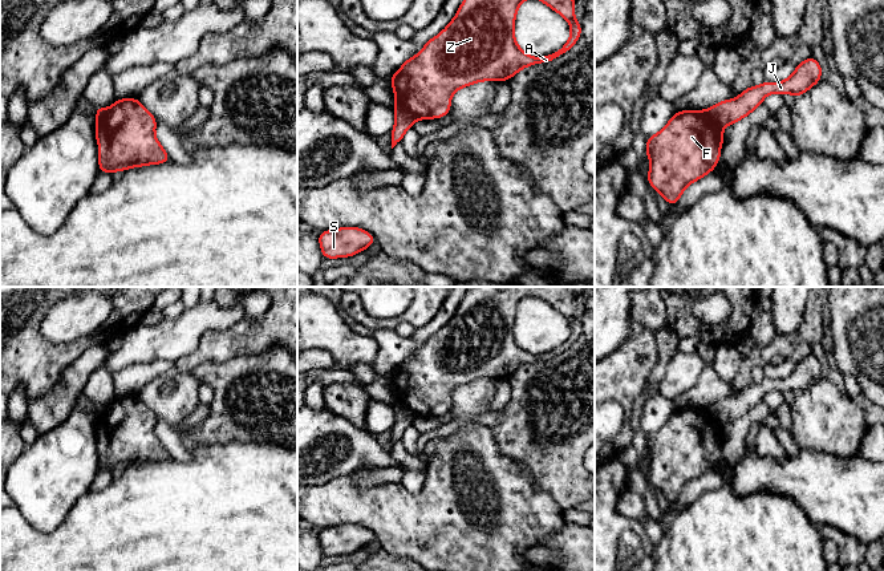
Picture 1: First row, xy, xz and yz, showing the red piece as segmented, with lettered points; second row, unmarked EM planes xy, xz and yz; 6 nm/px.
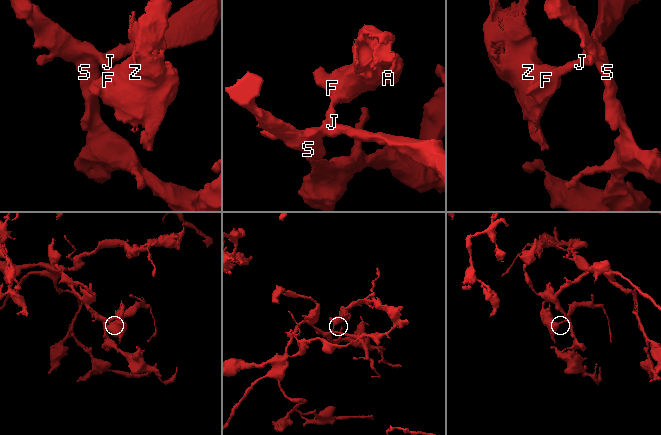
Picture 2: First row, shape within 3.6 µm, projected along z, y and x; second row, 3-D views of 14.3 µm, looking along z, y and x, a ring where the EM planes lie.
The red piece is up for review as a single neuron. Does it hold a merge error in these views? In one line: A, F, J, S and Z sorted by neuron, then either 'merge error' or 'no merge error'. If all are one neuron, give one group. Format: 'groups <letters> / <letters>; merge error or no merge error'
groups A F Z / J S; merge error

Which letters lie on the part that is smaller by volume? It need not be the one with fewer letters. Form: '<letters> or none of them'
A, F, Z

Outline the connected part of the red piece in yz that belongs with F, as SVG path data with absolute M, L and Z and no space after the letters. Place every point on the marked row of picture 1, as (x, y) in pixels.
M707 110L676 112L666 126L646 138L646 155L650 161L648 183L672 206L684 190L713 171L721 157L723 129Z

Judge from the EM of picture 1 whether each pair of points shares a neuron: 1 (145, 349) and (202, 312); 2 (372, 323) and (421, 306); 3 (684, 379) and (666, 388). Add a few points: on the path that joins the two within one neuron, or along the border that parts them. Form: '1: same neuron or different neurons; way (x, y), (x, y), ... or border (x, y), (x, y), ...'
1: same neuron; way (159, 341), (177, 337), (187, 327)
2: same neuron; way (384, 323), (393, 323), (409, 315)
3: same neuron; way (680, 379), (670, 385)

